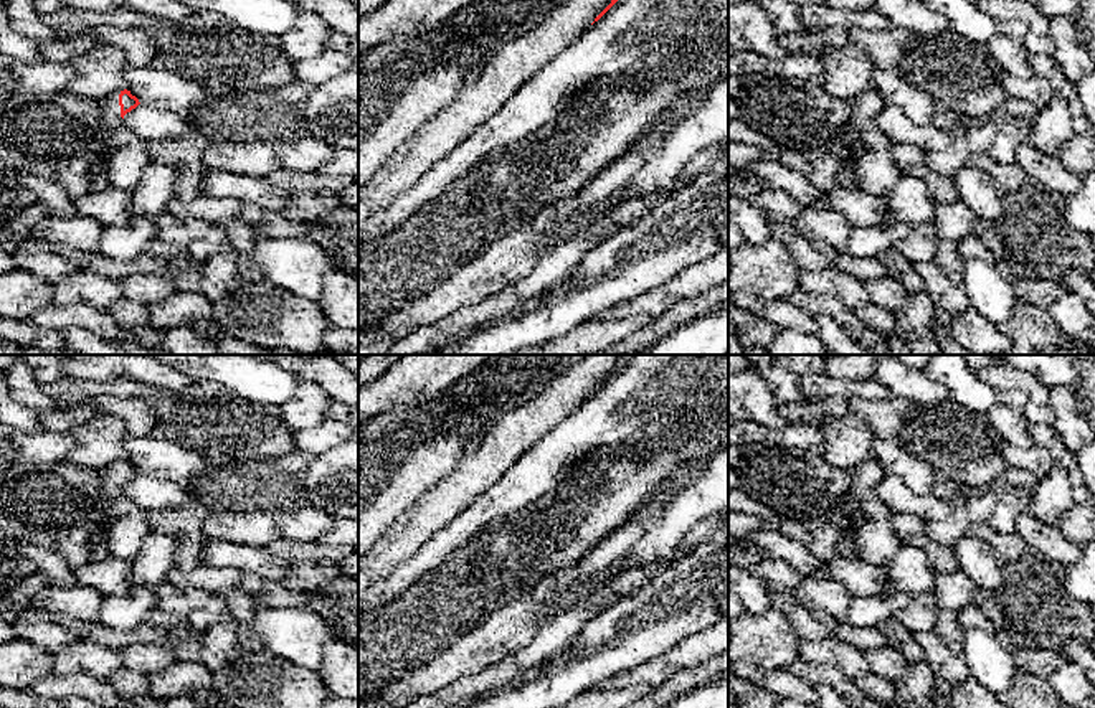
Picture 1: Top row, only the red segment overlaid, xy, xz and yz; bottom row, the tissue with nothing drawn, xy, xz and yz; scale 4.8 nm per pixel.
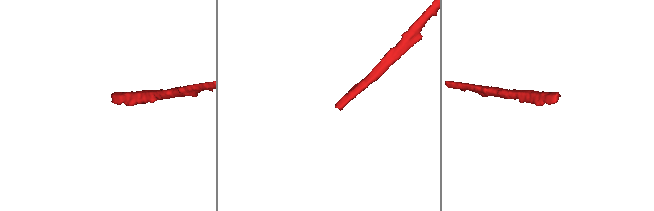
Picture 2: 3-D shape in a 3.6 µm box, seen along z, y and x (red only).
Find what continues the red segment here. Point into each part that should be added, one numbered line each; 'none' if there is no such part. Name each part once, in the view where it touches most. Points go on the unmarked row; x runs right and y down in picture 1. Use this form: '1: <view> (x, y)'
1: xy (109, 477)

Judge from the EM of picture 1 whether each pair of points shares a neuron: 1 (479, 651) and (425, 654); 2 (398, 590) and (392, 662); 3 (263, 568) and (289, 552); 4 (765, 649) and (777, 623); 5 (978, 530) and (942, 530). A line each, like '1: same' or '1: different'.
1: different
2: different
3: different
4: same
5: different

